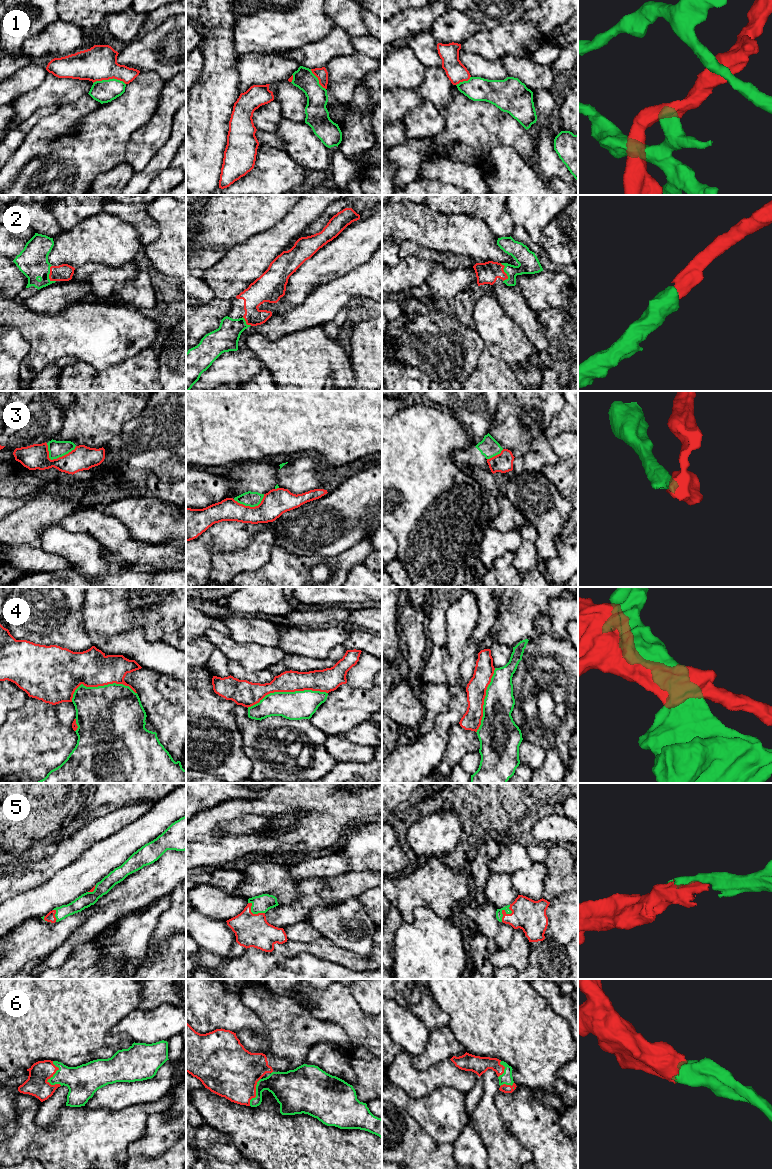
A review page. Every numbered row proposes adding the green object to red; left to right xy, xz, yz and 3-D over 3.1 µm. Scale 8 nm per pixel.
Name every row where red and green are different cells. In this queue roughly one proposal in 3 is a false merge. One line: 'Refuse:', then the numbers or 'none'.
Refuse: 1, 3, 4

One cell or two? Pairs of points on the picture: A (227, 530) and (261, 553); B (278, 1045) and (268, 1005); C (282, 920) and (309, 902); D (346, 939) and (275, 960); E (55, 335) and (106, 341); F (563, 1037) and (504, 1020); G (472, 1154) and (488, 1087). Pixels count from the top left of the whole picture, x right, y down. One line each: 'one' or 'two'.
A: two
B: one
C: one
D: two
E: one
F: one
G: two

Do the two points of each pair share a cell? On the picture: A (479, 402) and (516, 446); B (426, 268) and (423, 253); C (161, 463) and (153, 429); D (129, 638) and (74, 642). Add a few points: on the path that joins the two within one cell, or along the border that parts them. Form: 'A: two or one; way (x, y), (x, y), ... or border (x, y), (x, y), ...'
A: two; border (499, 401), (488, 432)
B: two; border (402, 257), (415, 256), (433, 262)
C: one; way (161, 455), (158, 437)
D: two; border (89, 635), (93, 645)

